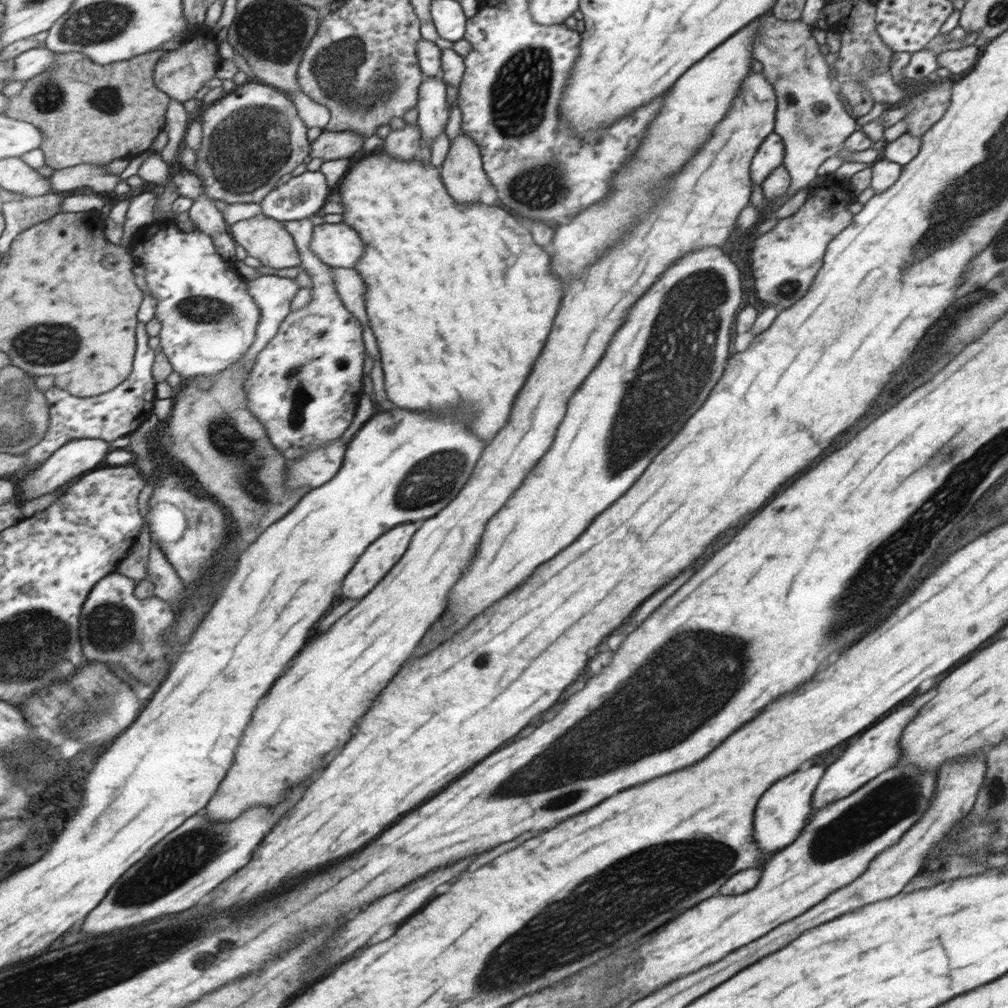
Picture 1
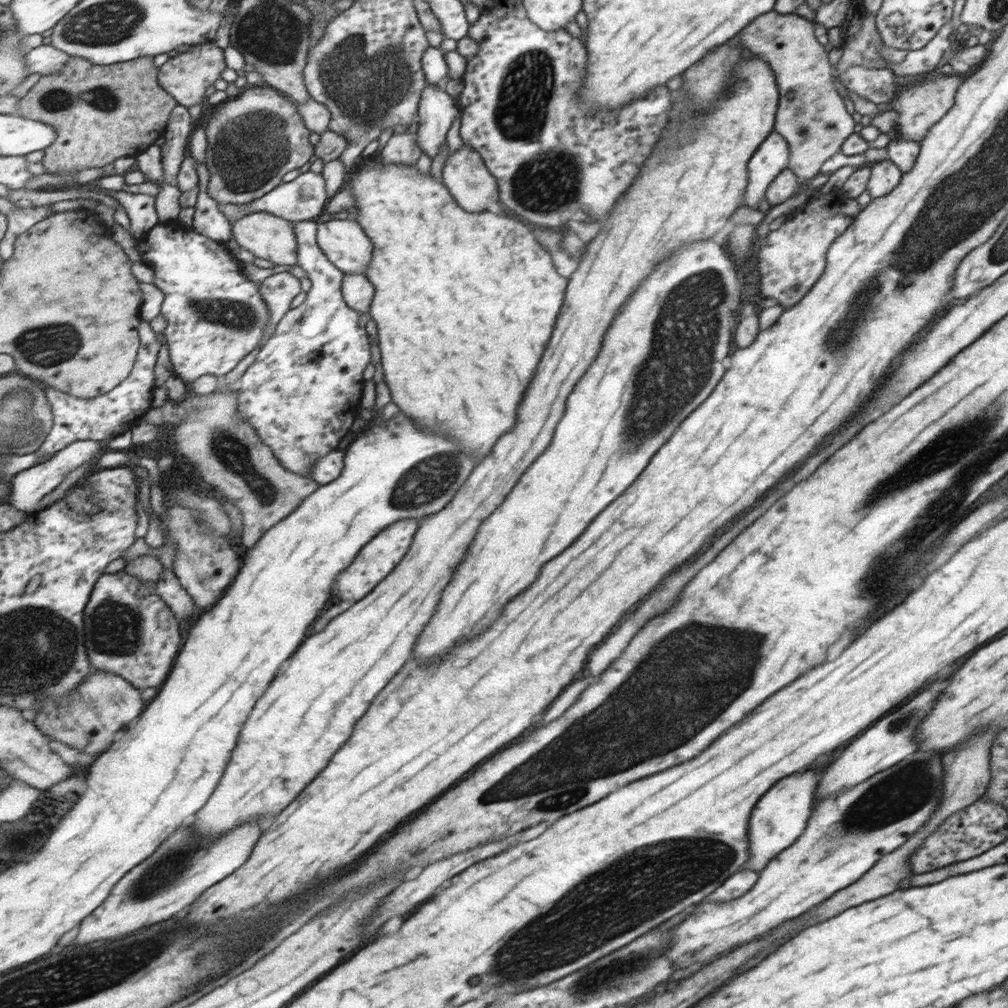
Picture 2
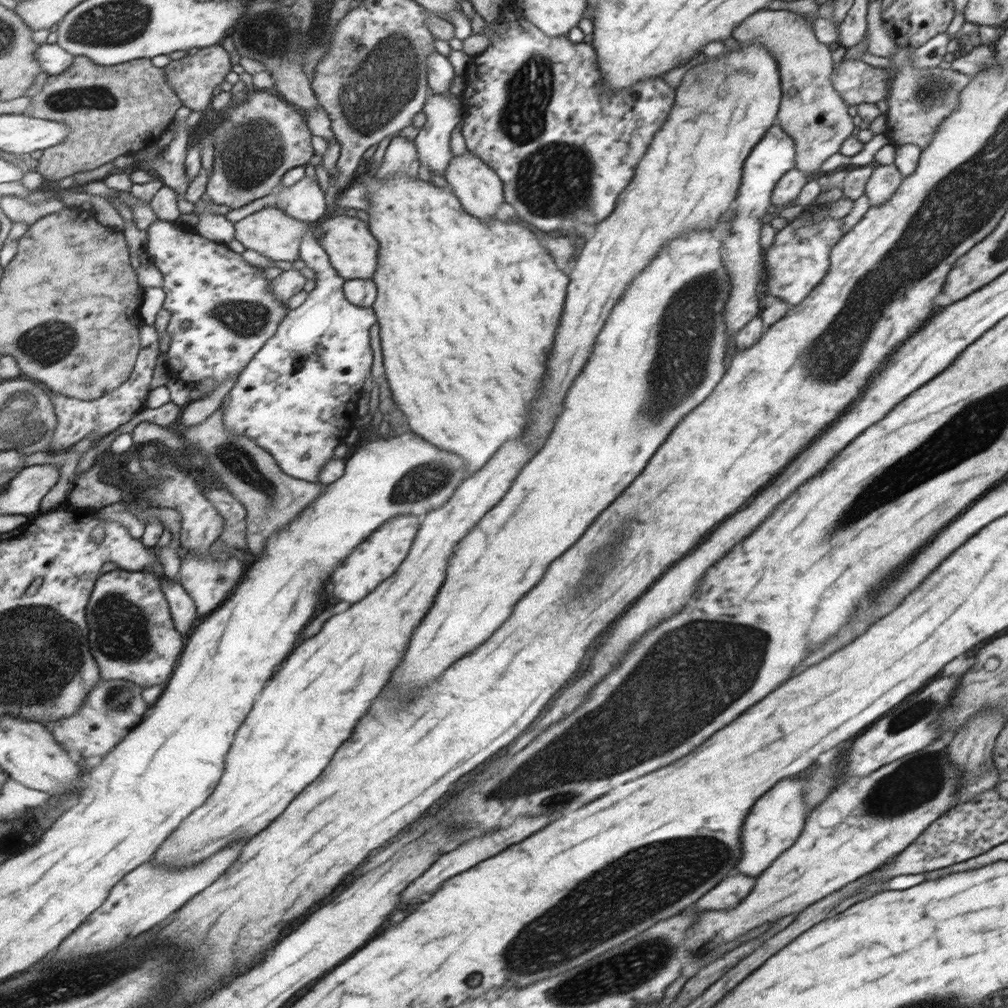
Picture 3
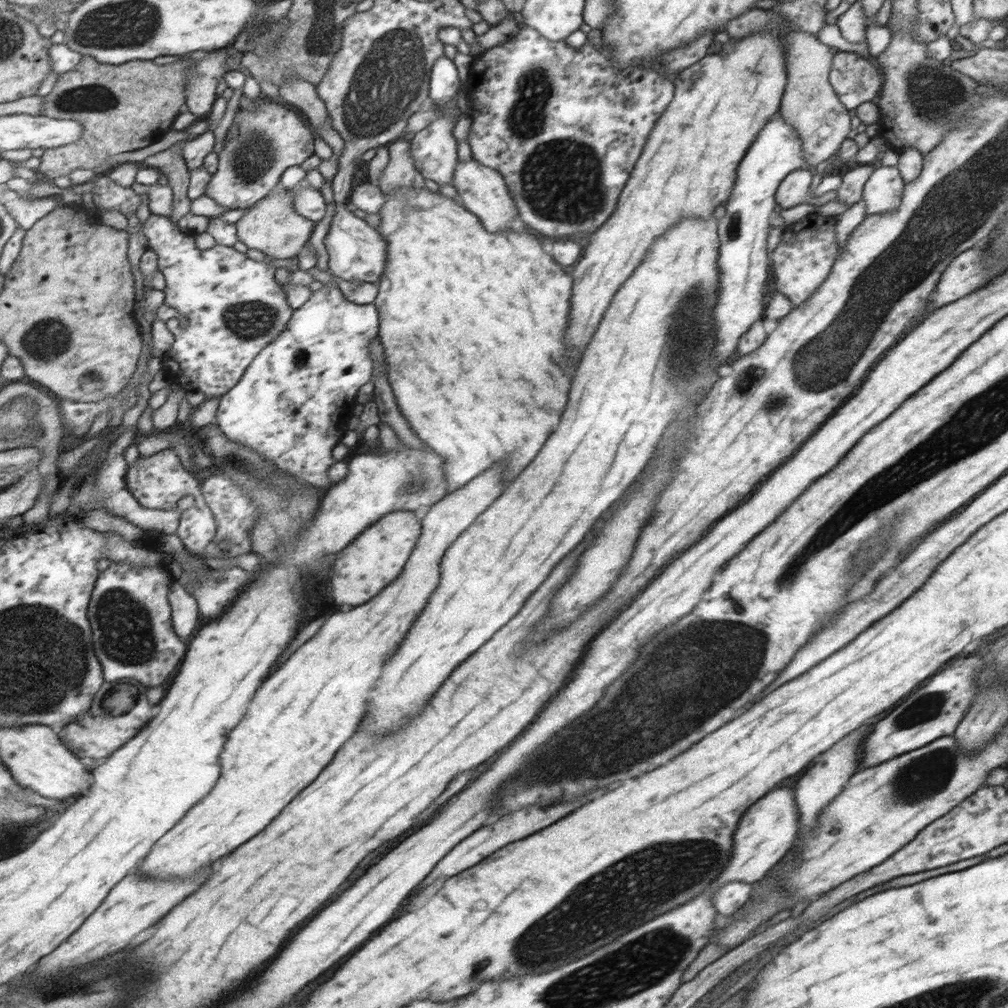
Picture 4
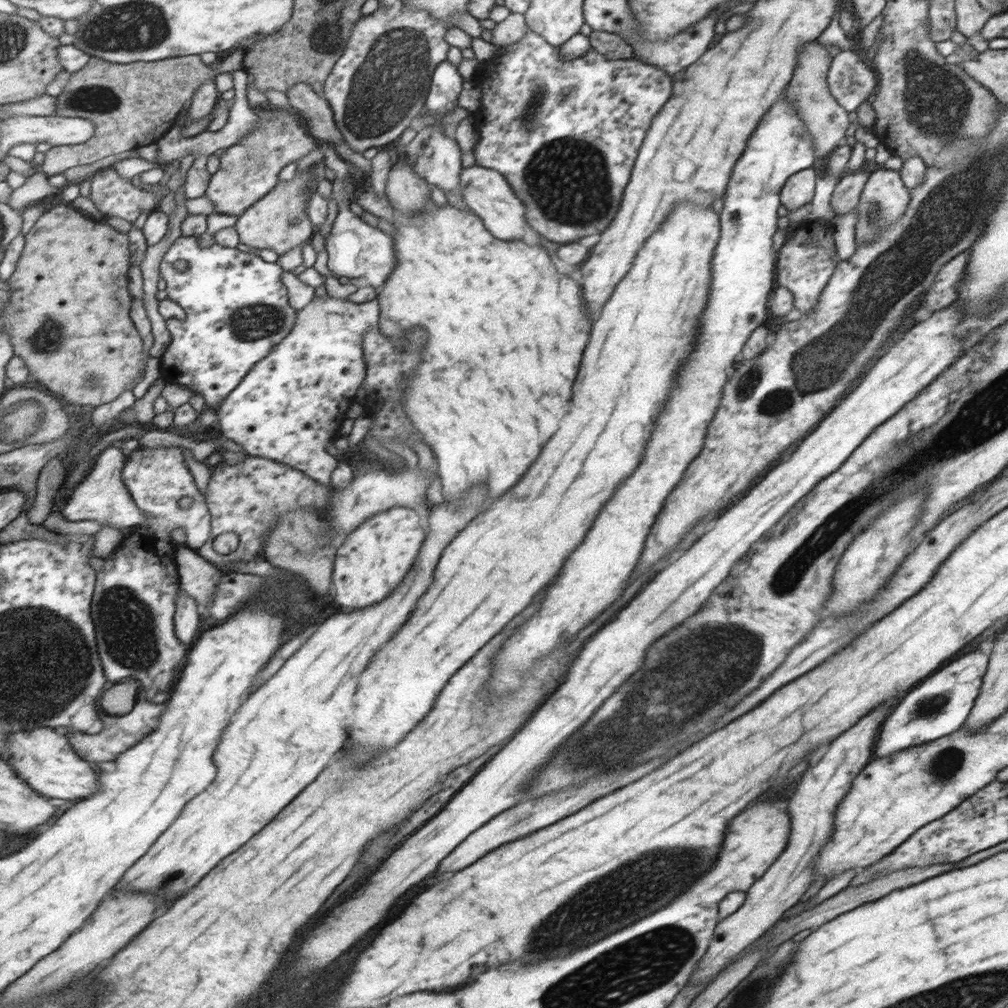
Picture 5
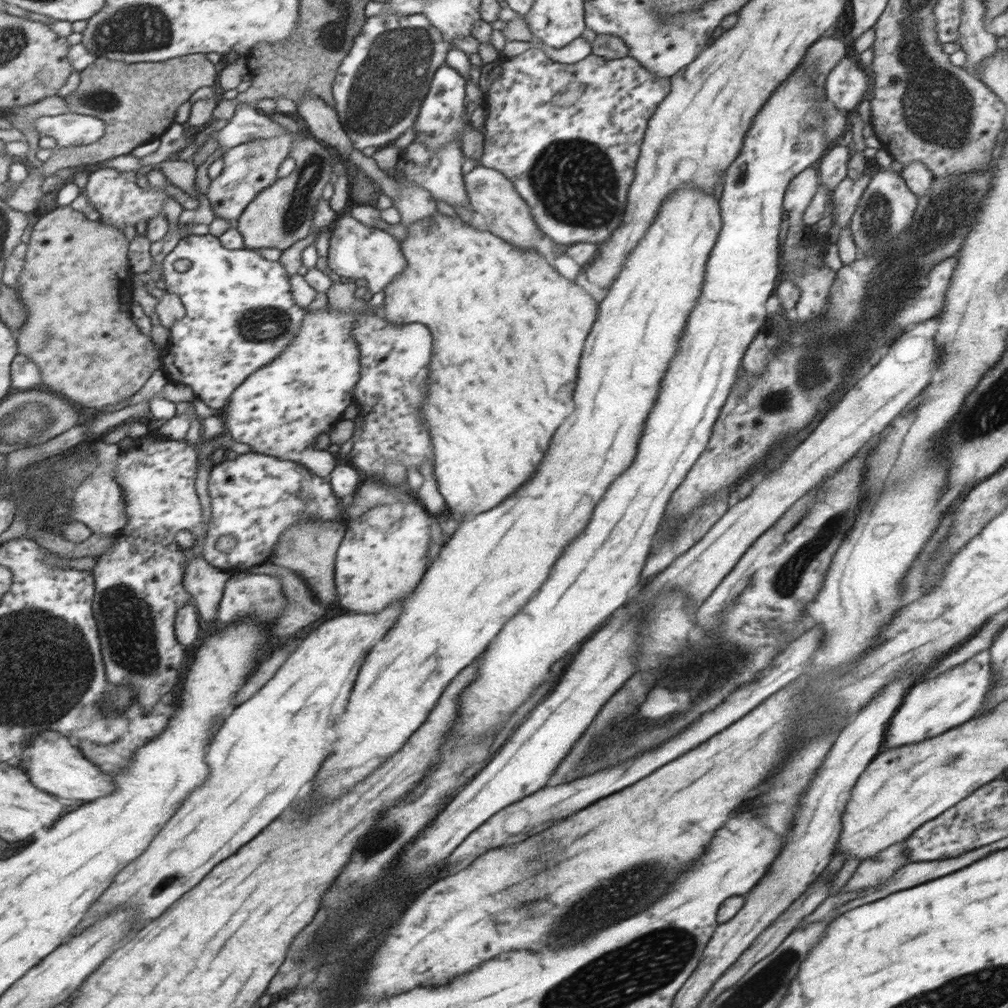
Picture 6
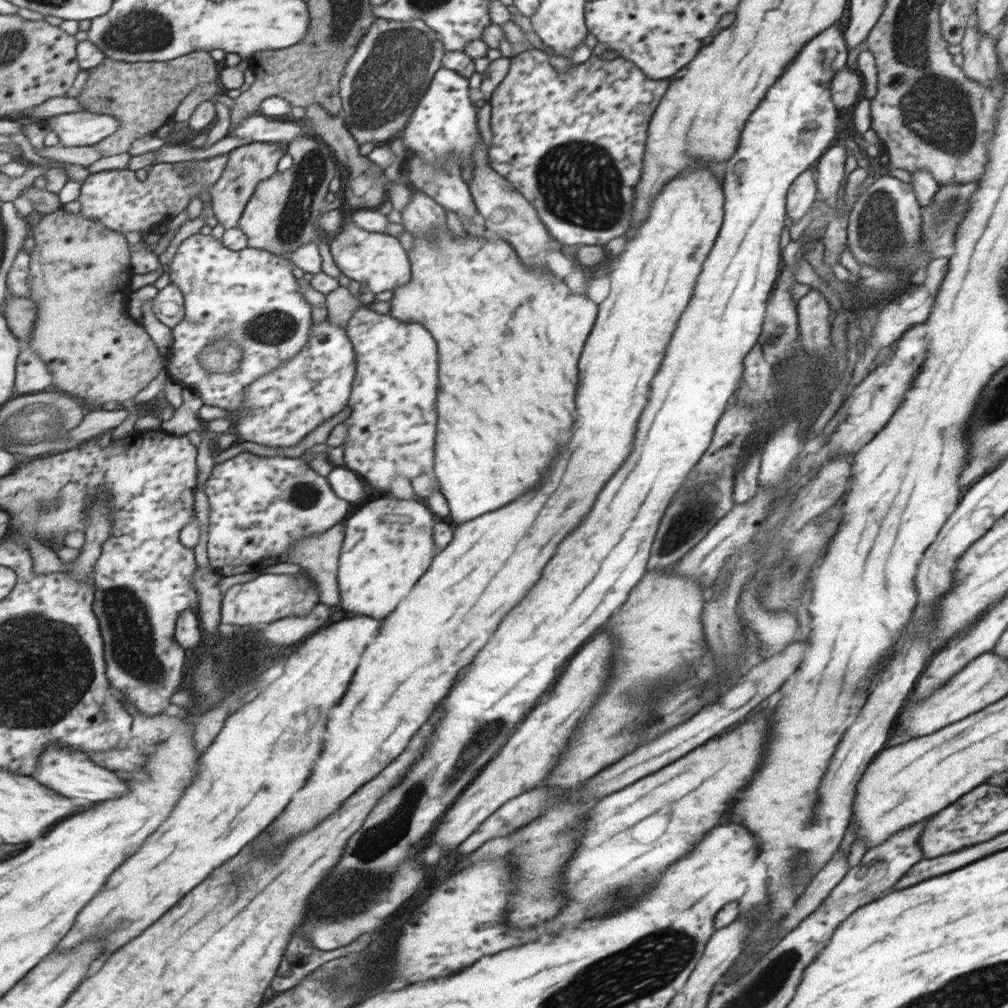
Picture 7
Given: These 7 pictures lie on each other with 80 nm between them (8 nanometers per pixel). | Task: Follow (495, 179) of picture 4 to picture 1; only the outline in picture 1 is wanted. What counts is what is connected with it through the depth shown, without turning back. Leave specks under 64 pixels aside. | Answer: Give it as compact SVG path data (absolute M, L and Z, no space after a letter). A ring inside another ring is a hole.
M463 133L452 140L451 152L440 175L457 204L479 204L479 192L490 183L482 168L478 147Z

